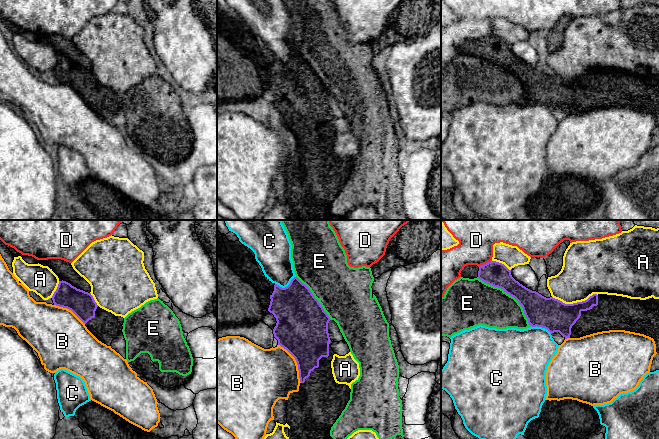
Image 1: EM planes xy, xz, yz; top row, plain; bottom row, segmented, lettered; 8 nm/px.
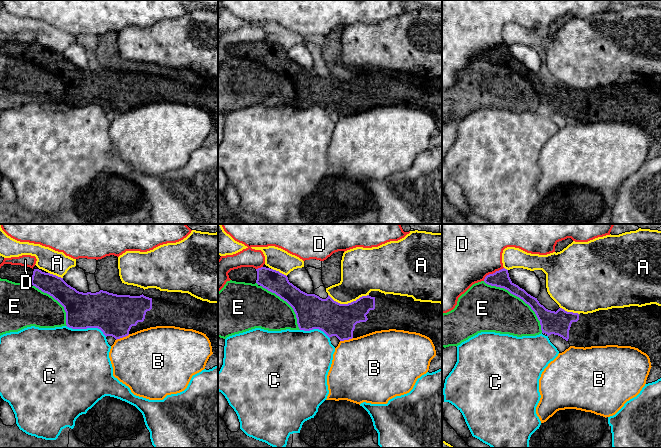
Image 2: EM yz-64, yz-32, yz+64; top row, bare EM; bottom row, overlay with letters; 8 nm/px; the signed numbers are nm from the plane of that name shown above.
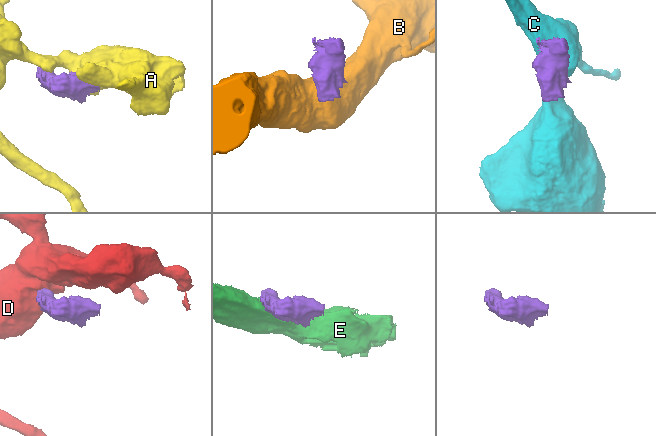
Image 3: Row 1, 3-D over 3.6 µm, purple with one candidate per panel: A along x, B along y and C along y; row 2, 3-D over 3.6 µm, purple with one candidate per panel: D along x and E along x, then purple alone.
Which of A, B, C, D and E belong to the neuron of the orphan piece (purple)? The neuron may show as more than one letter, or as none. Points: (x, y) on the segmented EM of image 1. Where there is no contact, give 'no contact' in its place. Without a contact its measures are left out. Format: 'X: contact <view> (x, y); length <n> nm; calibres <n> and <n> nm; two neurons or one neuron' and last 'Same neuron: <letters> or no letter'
A: contact yz (574, 303); length 360 nm; calibres 260 and 360 nm; two neurons
B: contact xz (296, 361); length 360 nm; calibres 400 and 420 nm; two neurons
C: contact xz (285, 287); length 180 nm; calibres 380 and 260 nm; two neurons
D: contact yz (484, 264); length 120 nm; calibres 190 and 320 nm; two neurons
E: contact yz (510, 295); length 600 nm; calibres 220 and 340 nm; two neurons
Same neuron: no letter

